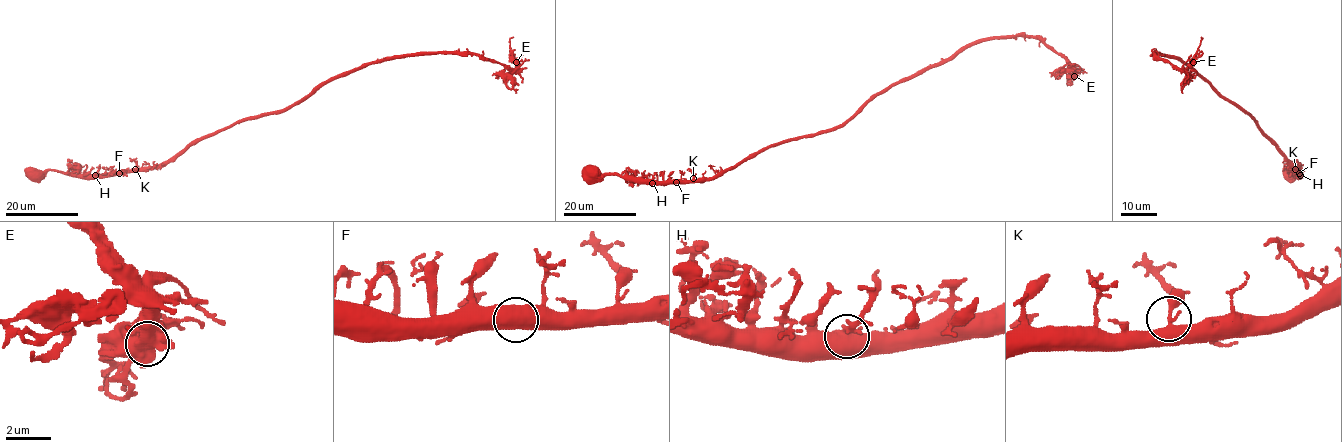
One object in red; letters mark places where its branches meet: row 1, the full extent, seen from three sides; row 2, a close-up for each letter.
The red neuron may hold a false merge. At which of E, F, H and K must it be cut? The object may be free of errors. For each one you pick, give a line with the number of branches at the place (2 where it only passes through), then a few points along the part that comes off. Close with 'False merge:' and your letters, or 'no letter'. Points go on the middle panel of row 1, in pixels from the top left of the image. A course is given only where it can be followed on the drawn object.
False merge: no letter

